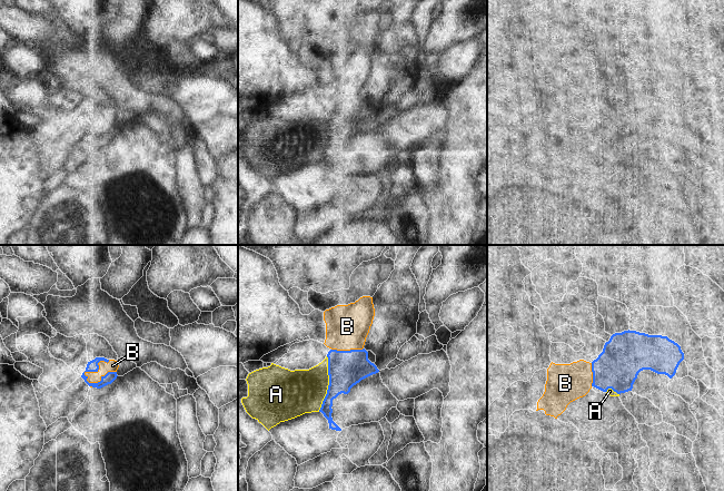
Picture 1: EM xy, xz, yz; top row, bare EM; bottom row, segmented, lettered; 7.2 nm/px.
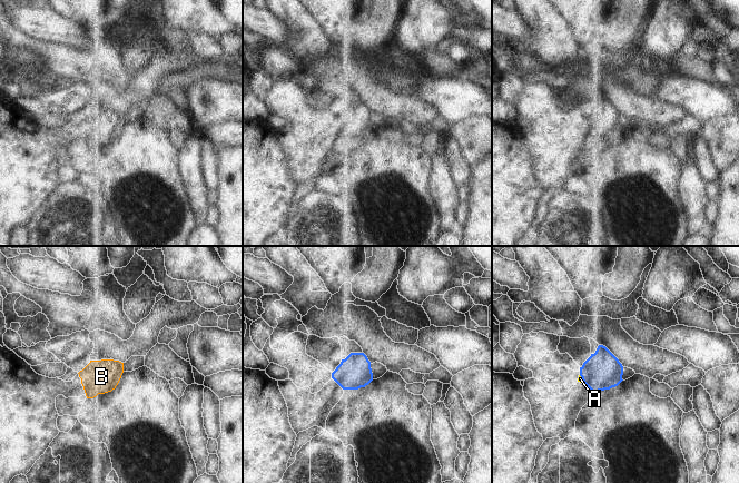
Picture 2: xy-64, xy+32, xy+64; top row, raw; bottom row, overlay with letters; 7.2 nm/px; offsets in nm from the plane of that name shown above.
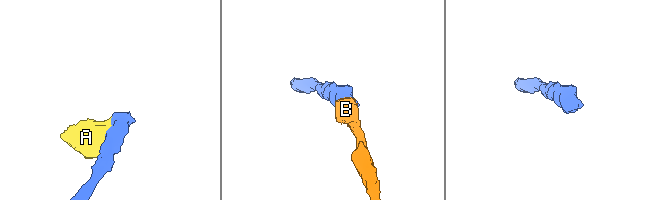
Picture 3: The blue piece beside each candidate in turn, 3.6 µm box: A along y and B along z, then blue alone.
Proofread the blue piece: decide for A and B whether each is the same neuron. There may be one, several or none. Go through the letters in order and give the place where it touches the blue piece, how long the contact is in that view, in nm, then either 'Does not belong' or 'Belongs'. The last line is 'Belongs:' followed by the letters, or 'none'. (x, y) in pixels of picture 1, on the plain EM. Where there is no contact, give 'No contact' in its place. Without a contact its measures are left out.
A: Touches blue at xz (329, 135). Shared border 400 nm. Does not belong
B: Touches blue at xy (100, 131). Shared border 240 nm. Belongs
Belongs: B

